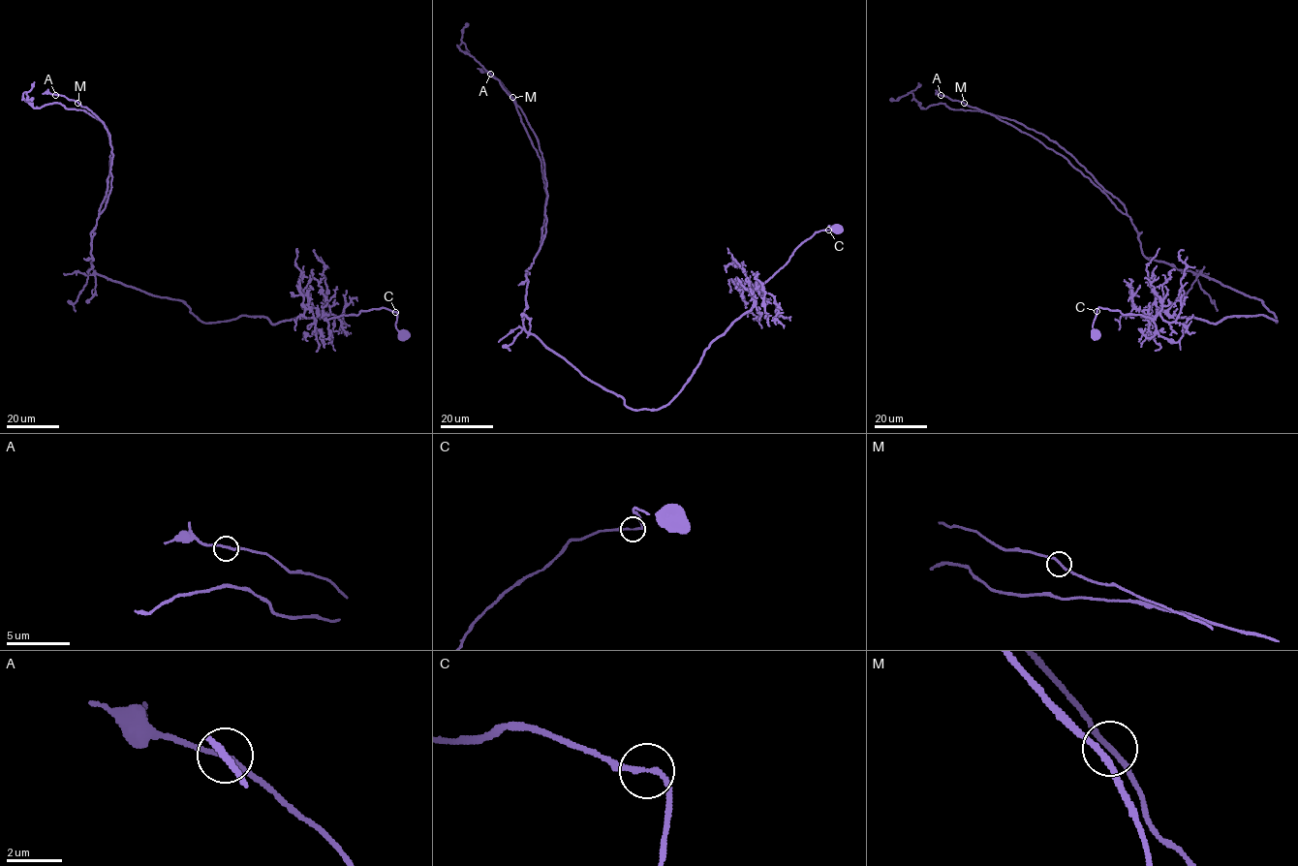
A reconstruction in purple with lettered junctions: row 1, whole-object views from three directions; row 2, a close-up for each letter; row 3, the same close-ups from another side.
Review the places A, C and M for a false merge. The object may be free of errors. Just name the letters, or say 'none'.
none

